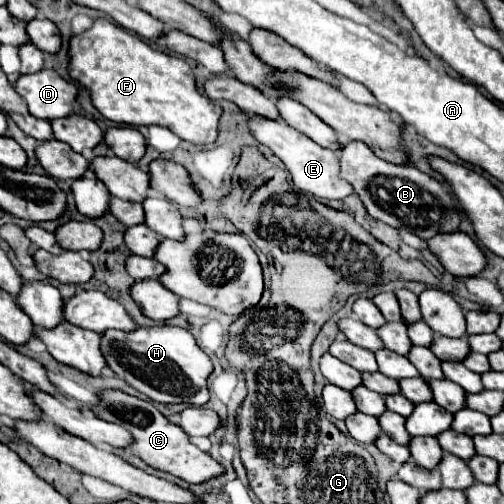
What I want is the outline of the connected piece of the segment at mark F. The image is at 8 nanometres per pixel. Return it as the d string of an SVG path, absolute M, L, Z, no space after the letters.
M98 18L94 26L70 40L70 66L68 72L74 80L78 80L84 88L92 92L92 102L98 112L116 122L126 126L164 126L170 128L176 136L190 144L206 146L212 144L218 136L218 120L222 116L222 108L212 104L212 100L204 98L196 88L196 78L188 62L176 56L168 56L164 52L152 50L144 40L130 34L118 24L112 24L106 18Z

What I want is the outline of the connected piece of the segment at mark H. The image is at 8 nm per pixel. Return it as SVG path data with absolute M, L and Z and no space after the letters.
M164 324L138 328L134 334L110 330L110 334L102 334L102 352L118 378L124 378L132 388L150 396L154 402L186 402L192 406L204 406L210 400L206 380L212 374L214 364L200 350L194 336L184 328Z

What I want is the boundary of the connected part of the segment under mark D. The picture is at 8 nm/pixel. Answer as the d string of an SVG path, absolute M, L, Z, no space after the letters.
M48 68L40 70L38 74L20 76L16 92L28 102L30 114L42 120L70 116L78 98L76 84L66 82L56 70Z

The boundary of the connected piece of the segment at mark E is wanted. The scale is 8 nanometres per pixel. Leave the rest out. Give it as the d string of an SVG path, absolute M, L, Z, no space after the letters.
M252 116L248 120L248 126L250 126L250 132L254 134L254 138L260 144L266 144L286 164L296 188L300 188L302 192L310 192L316 198L332 198L332 200L342 200L354 192L346 180L338 178L340 160L338 160L336 152L318 146L314 140L310 140L302 132L288 126L284 120L274 122L274 120L268 120L262 116Z

